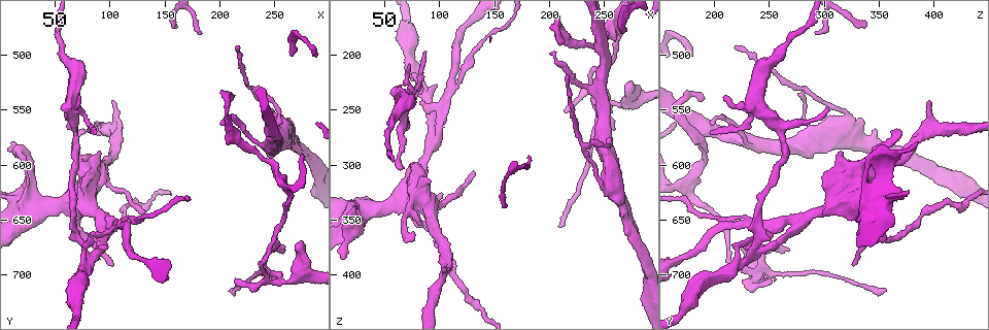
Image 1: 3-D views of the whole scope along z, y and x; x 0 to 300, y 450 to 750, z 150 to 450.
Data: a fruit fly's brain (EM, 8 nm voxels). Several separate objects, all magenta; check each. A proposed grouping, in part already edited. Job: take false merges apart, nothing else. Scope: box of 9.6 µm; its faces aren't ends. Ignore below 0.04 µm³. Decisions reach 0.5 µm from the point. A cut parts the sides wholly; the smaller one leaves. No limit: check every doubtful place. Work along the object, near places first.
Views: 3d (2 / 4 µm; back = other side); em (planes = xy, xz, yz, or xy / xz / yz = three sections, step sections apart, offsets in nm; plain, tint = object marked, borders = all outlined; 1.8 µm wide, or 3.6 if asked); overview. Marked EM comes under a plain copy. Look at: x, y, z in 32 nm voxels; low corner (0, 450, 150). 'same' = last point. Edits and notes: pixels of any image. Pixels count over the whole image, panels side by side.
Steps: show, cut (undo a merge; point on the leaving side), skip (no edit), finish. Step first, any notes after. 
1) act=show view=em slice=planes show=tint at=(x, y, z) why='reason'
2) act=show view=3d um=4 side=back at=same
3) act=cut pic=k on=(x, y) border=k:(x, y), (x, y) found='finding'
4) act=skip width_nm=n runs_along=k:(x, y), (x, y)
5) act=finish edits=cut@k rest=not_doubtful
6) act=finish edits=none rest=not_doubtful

act=show view=em um=3.6 slice=planes show=tint at=(262, 572, 326) why='abrupt turn'

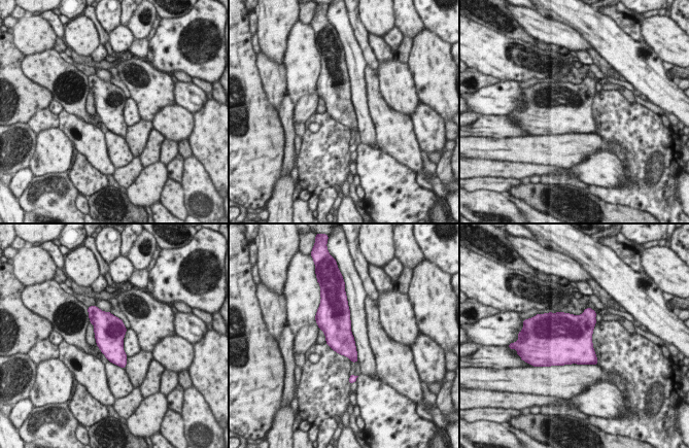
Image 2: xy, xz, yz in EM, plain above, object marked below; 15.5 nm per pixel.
act=skip found='all the same neuron'

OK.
act=show view=3d um=2 at=(94, 652, 282) why='three arms meet'

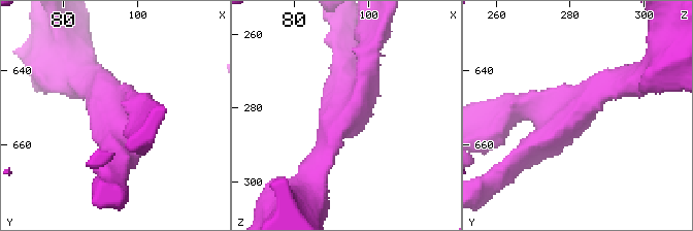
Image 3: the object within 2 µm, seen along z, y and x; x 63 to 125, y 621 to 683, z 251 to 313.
act=show view=em slice=xz step=4 show=tint at=(93, 652, 282) arms=3 arm_widths_nm=220,220,280 why='need the tissue'

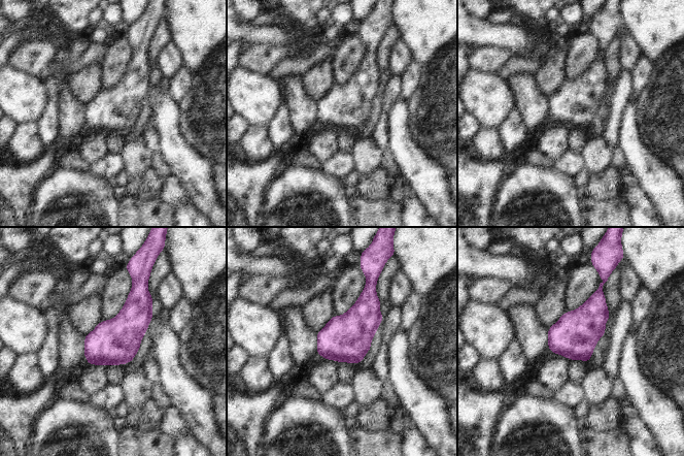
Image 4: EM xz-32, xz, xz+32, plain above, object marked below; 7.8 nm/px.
act=show view=em slice=planes show=tint at=same why='cut it another way'

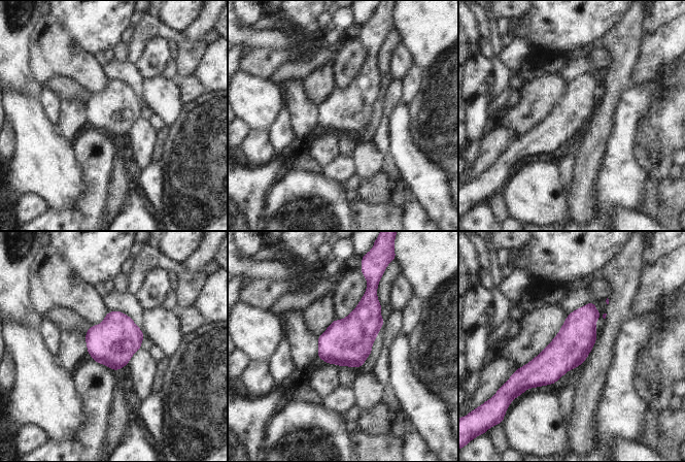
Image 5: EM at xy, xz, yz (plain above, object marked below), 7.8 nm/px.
act=skip width_nm=300 runs_along=5:(591, 304), (579, 329), (521, 378) found='one neuron here'

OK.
act=show view=3d um=2 at=(86, 682, 236) why='arms part here'

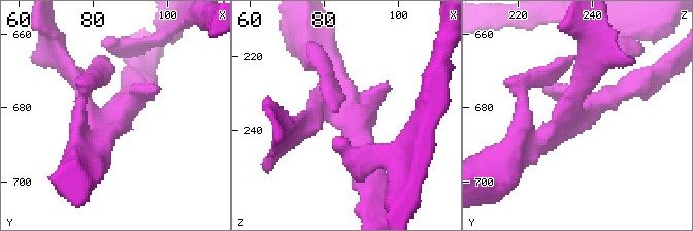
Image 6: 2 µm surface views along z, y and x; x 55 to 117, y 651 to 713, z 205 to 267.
act=show view=em slice=planes show=tint at=(87, 682, 236) why='shape alone is not enough'

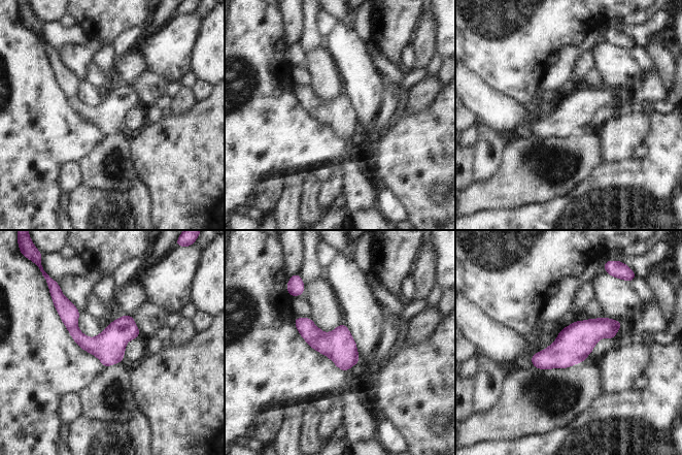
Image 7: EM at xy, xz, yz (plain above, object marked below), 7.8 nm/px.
act=skip width_nm=240 runs_along=7:(618, 323), (534, 362) found='all the same neuron'

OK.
act=show view=em um=3.6 slice=xz step=8 show=tint at=(256, 706, 244) why='abrupt turn'

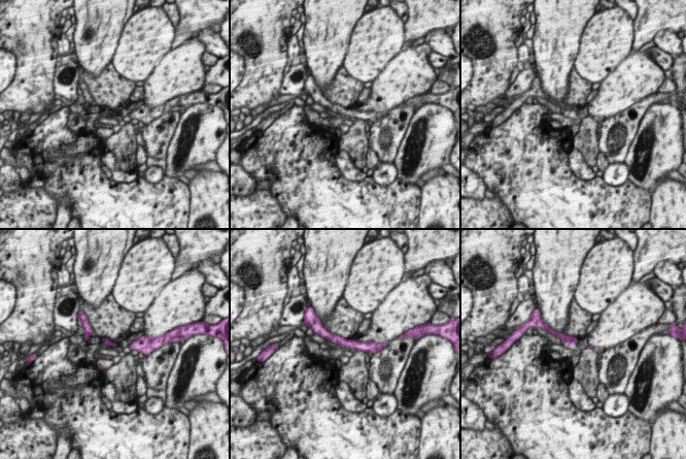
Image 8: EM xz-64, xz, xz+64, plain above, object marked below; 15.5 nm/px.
act=cut pic=8 on=(82, 319) width_nm=90 border=8:(86, 332), (90, 335) found='two neurons meet here'

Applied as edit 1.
act=show view=em slice=planes show=borders at=(260, 624, 172) why='side arm on a straight run'

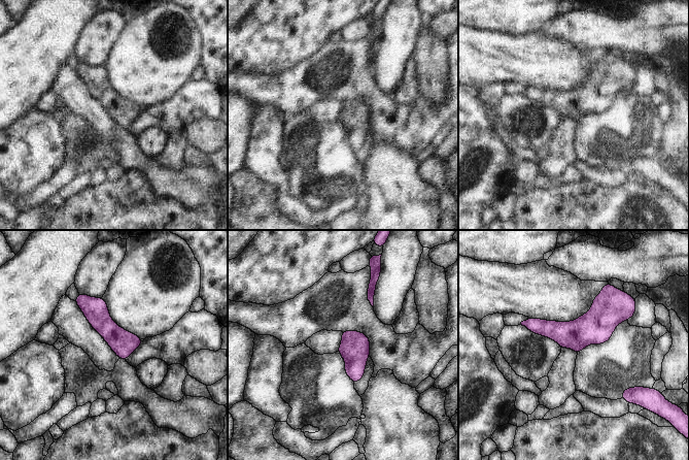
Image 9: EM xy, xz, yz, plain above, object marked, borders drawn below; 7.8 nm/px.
act=skip found='one neuron here'

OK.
act=finish edits=cut@8 rest=not_doubtful

